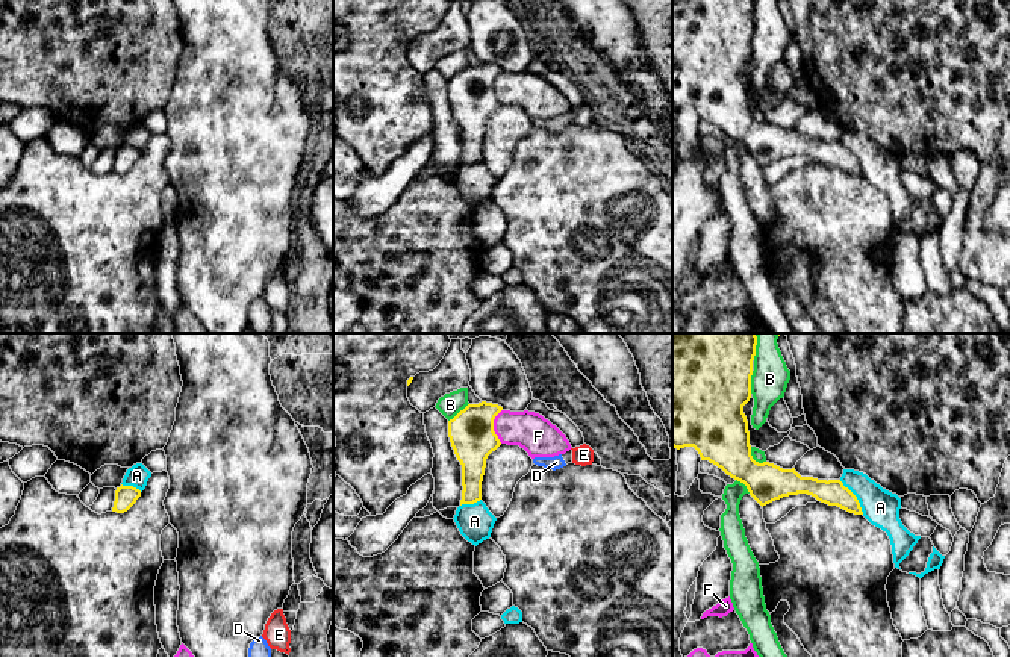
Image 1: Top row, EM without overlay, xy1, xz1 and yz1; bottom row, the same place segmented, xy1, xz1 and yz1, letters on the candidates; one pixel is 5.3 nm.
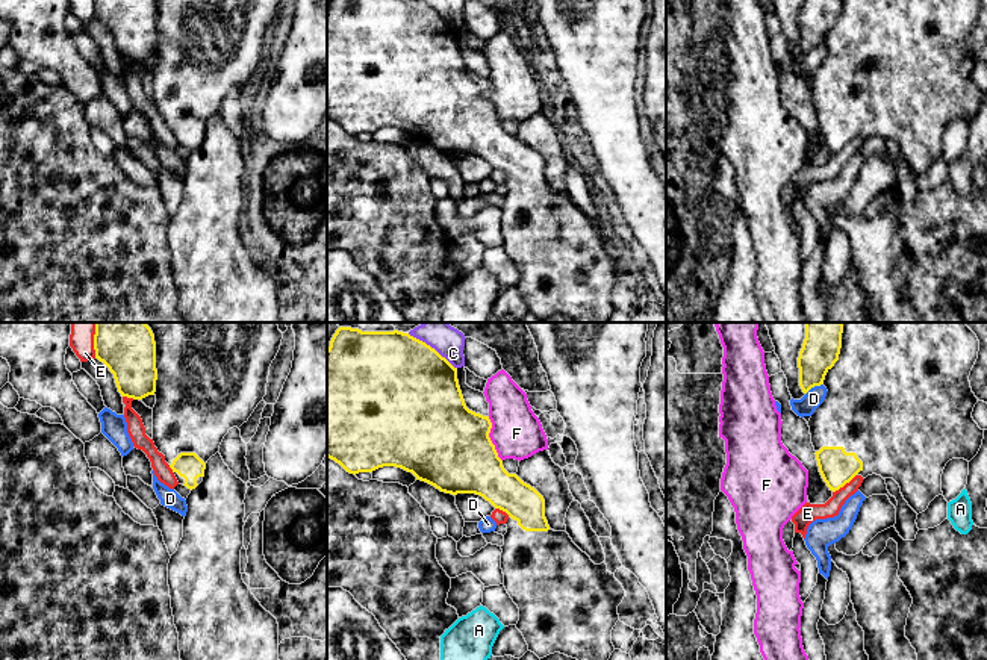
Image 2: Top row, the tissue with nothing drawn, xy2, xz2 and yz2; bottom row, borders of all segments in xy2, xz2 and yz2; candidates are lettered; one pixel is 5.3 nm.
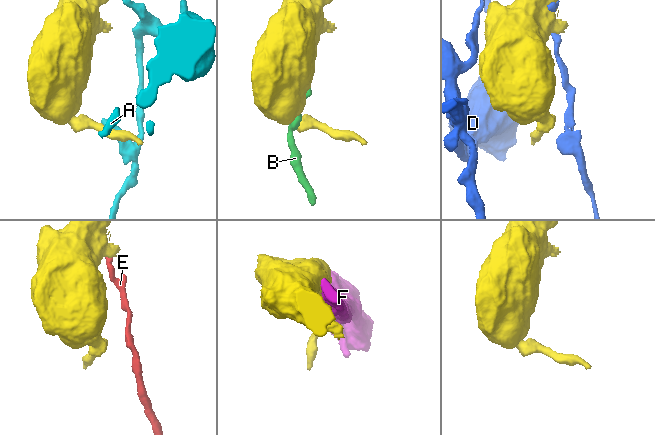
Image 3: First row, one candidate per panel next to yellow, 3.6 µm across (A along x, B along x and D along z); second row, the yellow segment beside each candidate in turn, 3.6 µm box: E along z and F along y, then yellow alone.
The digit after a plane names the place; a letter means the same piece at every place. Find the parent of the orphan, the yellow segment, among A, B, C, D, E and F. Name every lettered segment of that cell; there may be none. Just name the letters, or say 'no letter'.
no letter

